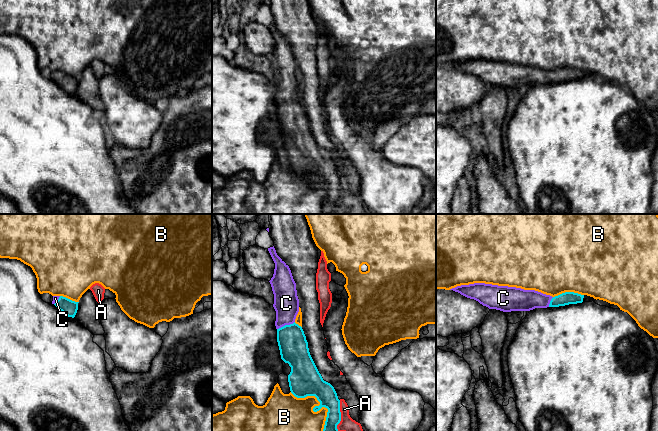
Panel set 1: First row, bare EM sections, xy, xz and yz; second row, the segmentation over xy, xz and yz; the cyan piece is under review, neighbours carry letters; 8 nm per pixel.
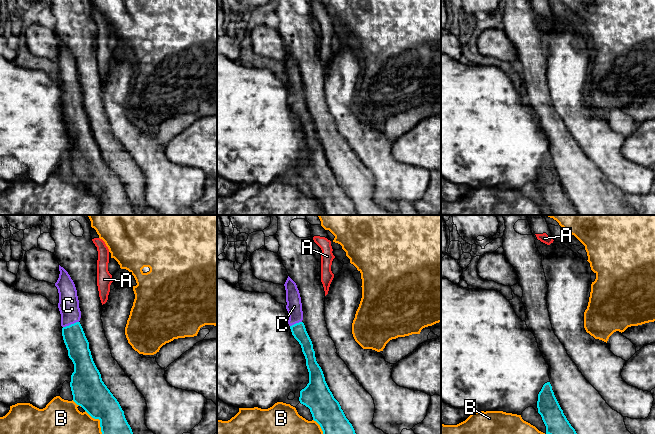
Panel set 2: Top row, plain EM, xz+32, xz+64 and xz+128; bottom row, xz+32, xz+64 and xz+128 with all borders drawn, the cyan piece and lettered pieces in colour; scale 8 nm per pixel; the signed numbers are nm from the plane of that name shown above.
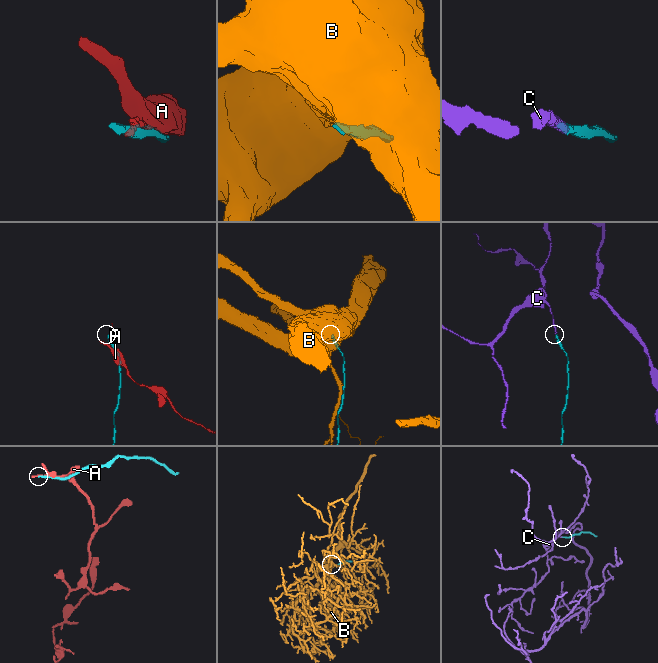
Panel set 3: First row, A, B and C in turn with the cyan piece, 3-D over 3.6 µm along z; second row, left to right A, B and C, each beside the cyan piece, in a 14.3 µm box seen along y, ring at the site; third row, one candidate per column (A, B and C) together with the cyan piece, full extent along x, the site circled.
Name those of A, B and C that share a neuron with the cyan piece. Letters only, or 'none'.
C

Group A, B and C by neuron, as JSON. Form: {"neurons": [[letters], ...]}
{"neurons": [["A"], ["B"], ["C"]]}

